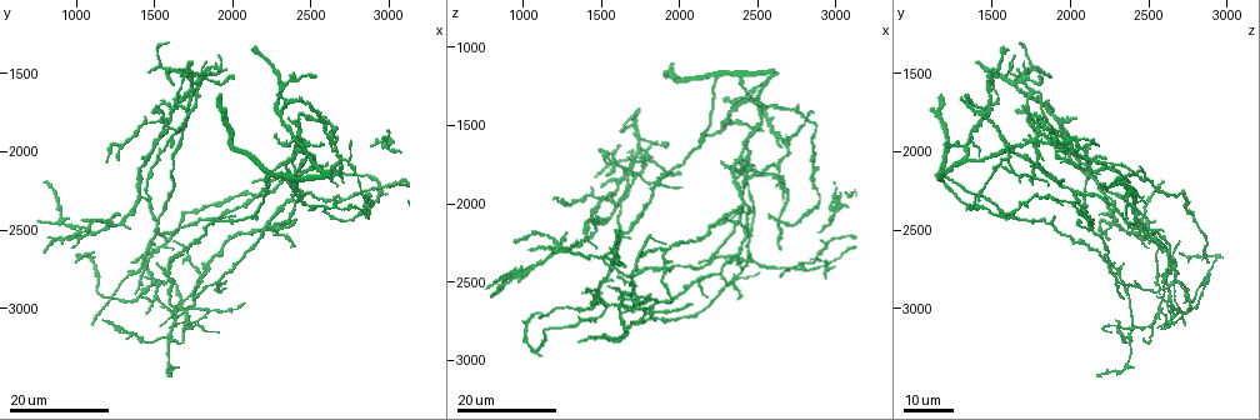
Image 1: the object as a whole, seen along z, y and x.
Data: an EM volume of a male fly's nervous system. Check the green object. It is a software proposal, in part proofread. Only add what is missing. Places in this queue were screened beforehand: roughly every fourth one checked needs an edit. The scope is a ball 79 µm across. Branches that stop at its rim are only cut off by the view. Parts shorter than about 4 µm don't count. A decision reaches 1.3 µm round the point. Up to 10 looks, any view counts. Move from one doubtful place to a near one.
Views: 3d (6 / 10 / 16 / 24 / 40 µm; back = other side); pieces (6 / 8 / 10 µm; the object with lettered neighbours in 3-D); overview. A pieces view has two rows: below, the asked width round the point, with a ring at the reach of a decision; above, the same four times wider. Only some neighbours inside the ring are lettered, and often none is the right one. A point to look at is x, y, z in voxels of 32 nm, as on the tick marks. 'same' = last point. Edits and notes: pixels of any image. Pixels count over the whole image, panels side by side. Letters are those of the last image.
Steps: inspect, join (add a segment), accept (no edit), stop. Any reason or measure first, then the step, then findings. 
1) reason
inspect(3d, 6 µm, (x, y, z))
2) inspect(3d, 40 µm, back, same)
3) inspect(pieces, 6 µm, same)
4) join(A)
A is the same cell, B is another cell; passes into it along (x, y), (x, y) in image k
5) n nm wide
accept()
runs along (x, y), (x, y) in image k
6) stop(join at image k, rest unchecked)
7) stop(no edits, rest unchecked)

inspect(3d, 16 µm, (1480, 2420, 2080))

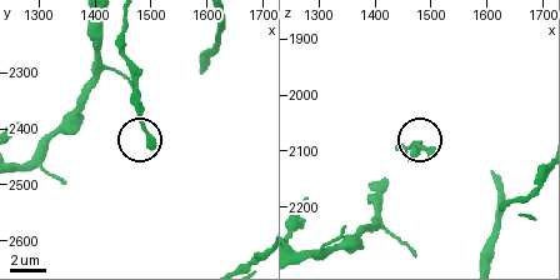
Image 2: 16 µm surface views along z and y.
inspect(pieces, 8 µm, (1500, 2435, 2100))

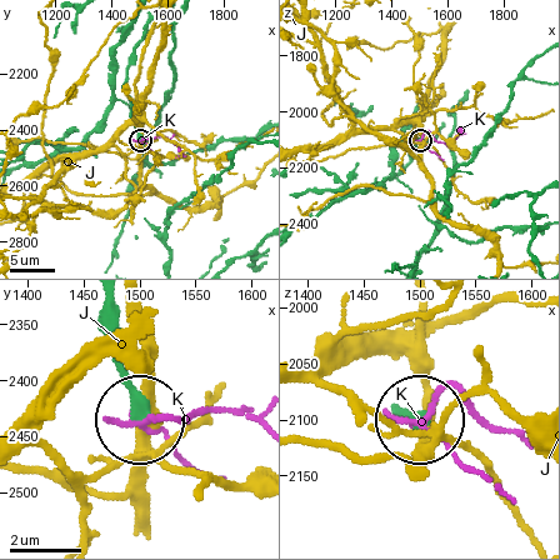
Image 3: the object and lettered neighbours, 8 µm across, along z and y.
accept()
J and K are other cells; runs along (101, 300), (134, 413) in image 3; none of them fits

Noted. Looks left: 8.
branch stops here
inspect(3d, 24 µm, (1760, 2940, 2340))

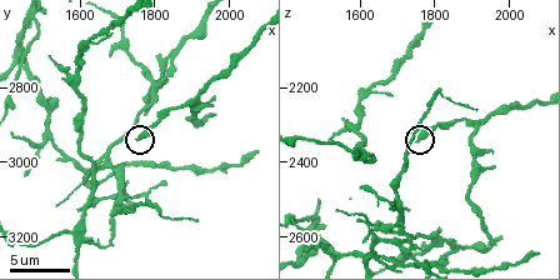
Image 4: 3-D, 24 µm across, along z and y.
see the neighbours
inspect(pieces, 6 µm, (1750, 2940, 2340))

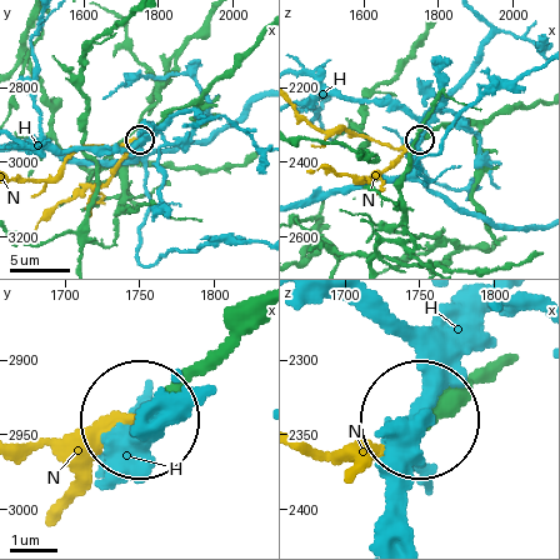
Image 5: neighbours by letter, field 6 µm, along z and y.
join(N)
N is the same cell, H is another cell; it goes on there

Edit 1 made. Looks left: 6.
thin end
inspect(pieces, 8 µm, (1960, 2840, 2410))

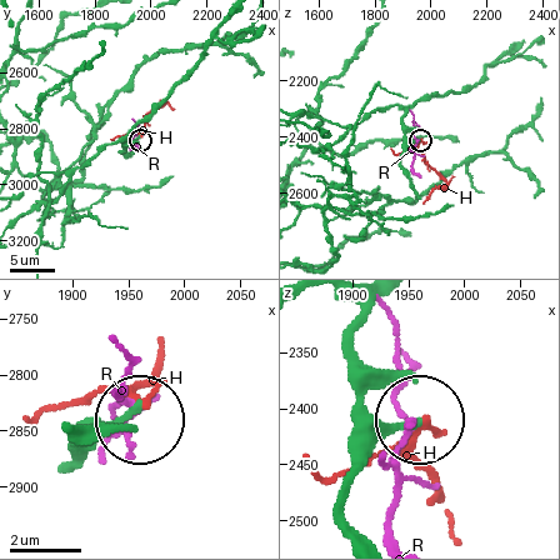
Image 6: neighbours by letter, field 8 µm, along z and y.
accept()
H and R are other cells; runs along (376, 301), (350, 345), (356, 390), (386, 423), (419, 420) in image 6; no lettered segment goes on from it

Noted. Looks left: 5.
inspect(3d, 10 µm, (1960, 2880, 2610))

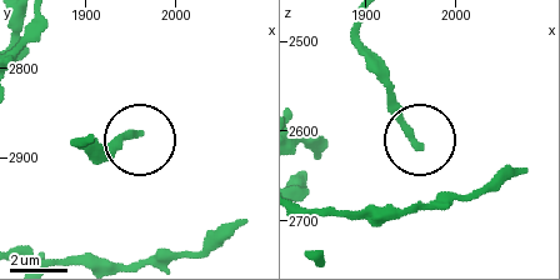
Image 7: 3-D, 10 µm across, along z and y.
inspect(pieces, 6 µm, (1955, 2870, 2620))

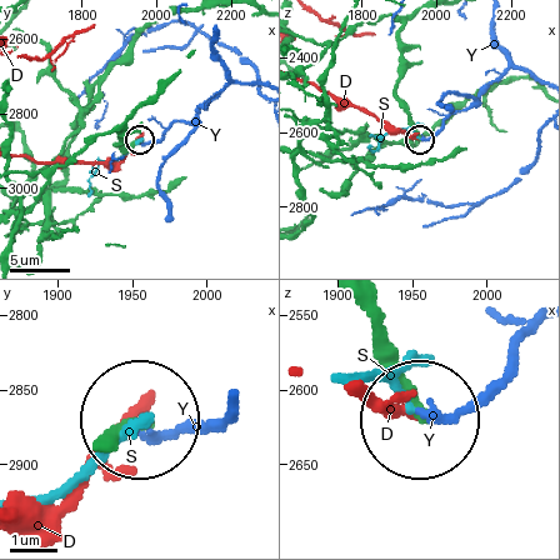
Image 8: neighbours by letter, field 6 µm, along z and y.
240 nm wide
accept()
D, S and Y are other cells; no lettered segment goes on from it

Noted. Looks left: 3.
thin end
inspect(3d, 16 µm, (1580, 2560, 2480))

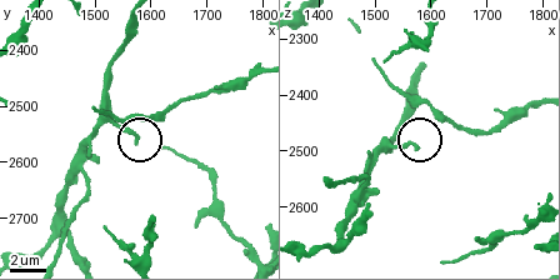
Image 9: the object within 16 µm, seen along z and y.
inspect(pieces, 6 µm, (1570, 2560, 2500))

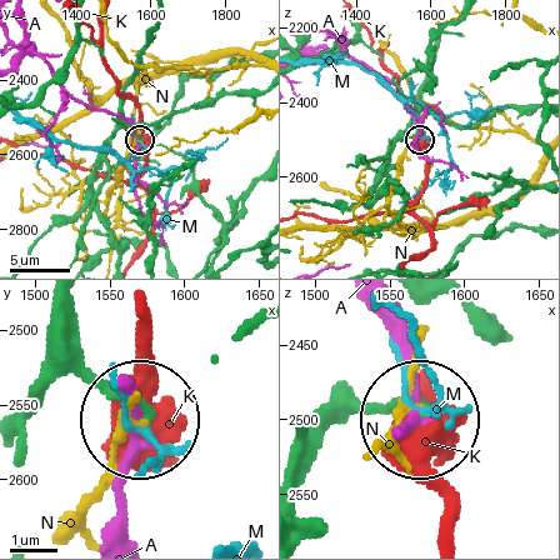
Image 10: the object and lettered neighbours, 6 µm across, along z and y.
accept()
A, K, M and N are other cells; runs along (300, 461), (348, 418), (415, 410) in image 10; none of them fits

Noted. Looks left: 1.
stop(join at image 5, rest unchecked)

